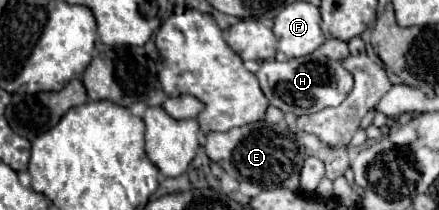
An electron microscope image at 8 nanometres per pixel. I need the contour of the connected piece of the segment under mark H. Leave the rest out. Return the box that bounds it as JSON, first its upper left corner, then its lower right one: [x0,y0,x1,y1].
[256,50,354,116]

